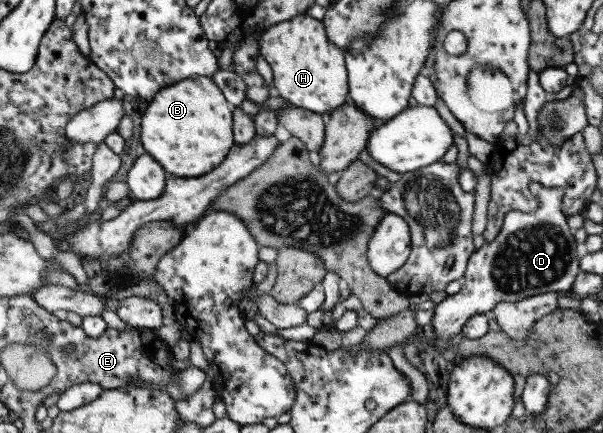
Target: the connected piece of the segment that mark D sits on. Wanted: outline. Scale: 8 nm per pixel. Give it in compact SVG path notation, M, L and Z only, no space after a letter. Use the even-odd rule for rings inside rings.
M540 183L530 184L528 188L540 200L538 209L532 214L519 210L505 213L494 241L485 242L472 253L460 291L448 295L433 308L432 329L442 341L450 341L454 335L461 333L464 324L473 315L489 316L498 302L516 301L550 292L570 294L580 269L576 257L575 230L568 226L567 216L561 207L564 190L548 188Z

